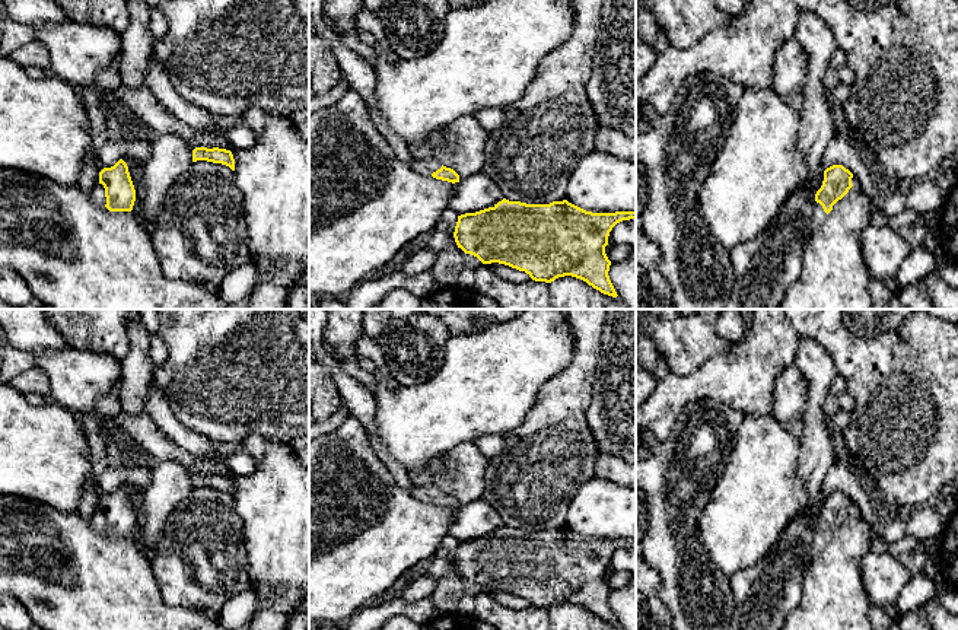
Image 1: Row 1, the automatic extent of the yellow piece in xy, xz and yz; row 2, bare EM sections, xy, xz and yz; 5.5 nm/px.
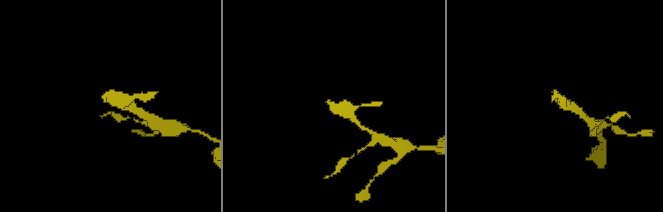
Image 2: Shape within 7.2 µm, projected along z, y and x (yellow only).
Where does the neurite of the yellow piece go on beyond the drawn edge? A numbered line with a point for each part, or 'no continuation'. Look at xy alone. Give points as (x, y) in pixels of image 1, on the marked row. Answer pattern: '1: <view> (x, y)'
1: xy (98, 194)

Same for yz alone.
1: yz (818, 216)

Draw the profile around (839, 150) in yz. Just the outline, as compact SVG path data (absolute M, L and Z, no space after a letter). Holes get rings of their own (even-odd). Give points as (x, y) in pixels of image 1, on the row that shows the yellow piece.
M843 136L831 139L825 147L822 168L827 169L833 165L843 165L849 169L860 188L871 197L875 207L888 217L898 214L904 209L906 197L903 187L894 187L889 194L881 192L876 188L868 166Z

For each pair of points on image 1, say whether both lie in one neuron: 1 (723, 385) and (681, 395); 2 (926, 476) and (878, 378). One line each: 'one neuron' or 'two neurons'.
1: one neuron
2: one neuron

